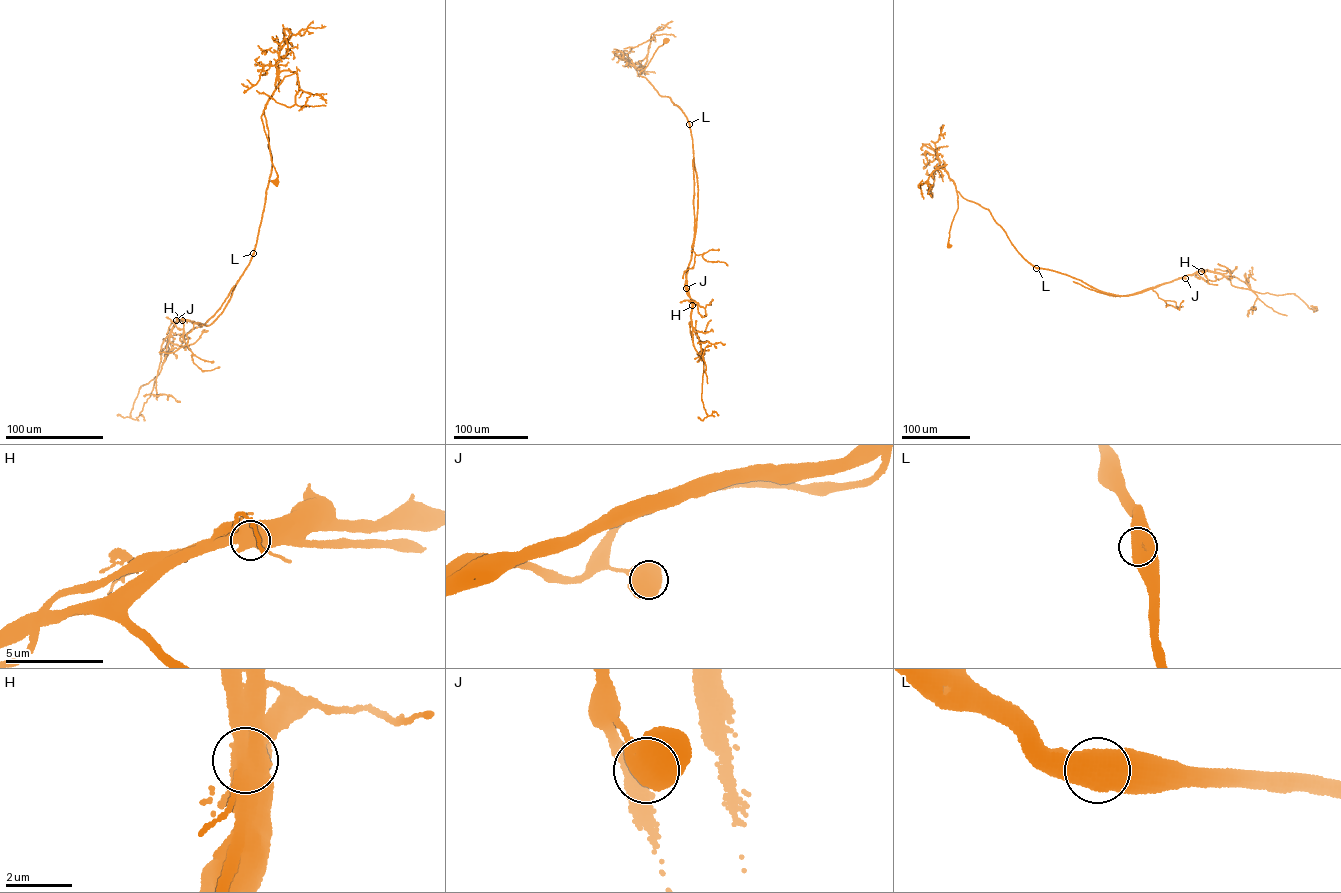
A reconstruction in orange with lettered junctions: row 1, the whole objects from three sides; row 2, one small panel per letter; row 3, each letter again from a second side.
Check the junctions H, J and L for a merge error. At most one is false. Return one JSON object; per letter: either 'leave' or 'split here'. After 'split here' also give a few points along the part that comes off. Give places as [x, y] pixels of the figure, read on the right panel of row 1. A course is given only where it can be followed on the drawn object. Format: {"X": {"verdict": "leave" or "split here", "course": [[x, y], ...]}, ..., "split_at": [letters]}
{"H": {"verdict": "split here", "course": [[1201, 271], [1142, 292], [1121, 296], [1097, 292], [1073, 281]]}, "J": {"verdict": "leave"}, "L": {"verdict": "leave"}, "split_at": ["H"]}

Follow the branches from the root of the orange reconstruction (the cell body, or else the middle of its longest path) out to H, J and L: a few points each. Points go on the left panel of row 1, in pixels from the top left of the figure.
H: (275, 182), (277, 173), (261, 117), (266, 105), (272, 164), (254, 253), (225, 307), (209, 325), (182, 320)
J: (275, 182), (261, 117), (266, 105), (272, 164), (254, 253), (209, 325), (176, 320)
L: (275, 182), (277, 173), (261, 117), (266, 105), (263, 113), (272, 164), (253, 253)

